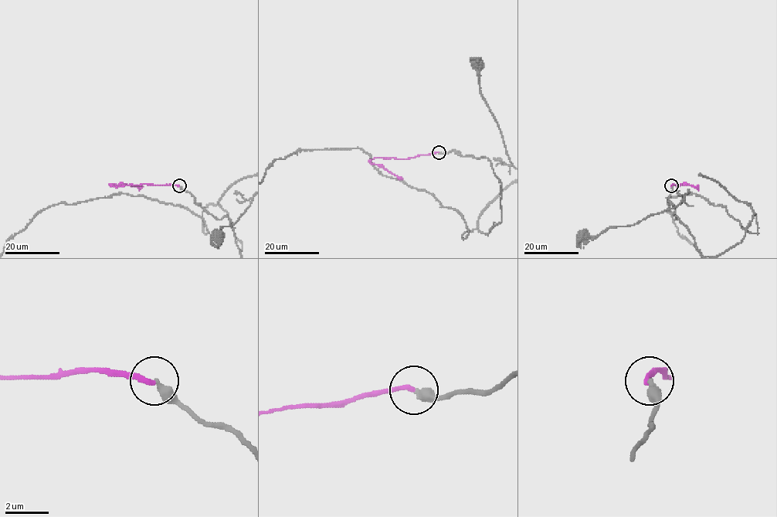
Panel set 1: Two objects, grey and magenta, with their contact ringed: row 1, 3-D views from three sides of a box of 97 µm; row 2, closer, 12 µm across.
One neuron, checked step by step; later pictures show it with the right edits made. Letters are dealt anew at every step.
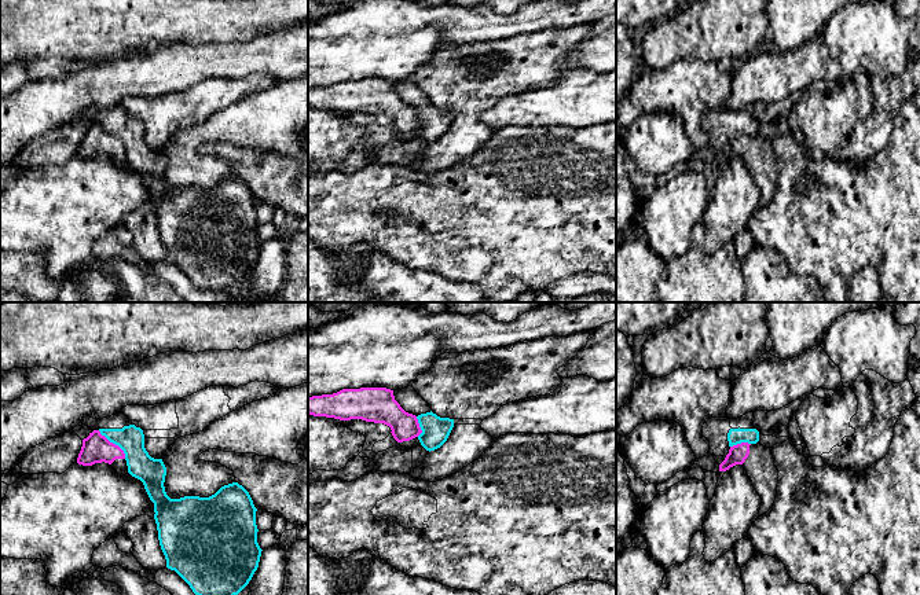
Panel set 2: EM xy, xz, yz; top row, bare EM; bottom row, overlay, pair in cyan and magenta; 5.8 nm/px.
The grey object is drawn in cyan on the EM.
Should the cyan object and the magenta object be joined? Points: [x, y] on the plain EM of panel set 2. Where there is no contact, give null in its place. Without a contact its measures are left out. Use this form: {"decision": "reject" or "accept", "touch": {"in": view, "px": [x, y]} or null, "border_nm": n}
{"decision": "reject", "touch": {"in": "xy", "px": [114, 135]}, "border_nm": 240}

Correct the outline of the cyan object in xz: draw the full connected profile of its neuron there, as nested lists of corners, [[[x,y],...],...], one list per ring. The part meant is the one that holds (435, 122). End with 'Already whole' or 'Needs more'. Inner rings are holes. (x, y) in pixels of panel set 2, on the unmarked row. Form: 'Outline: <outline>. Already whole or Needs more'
Outline: [[[413,78],[395,82],[393,88],[406,104],[417,109],[422,122],[418,132],[426,143],[435,143],[447,133],[454,120],[454,111],[440,110],[433,106],[429,96],[415,84]]]. Needs more

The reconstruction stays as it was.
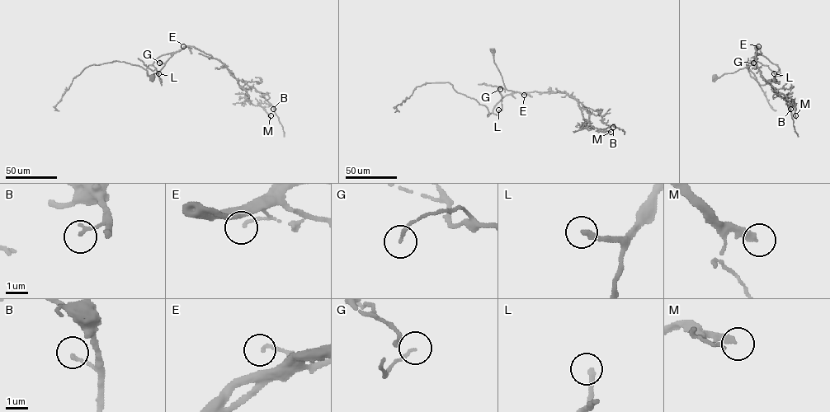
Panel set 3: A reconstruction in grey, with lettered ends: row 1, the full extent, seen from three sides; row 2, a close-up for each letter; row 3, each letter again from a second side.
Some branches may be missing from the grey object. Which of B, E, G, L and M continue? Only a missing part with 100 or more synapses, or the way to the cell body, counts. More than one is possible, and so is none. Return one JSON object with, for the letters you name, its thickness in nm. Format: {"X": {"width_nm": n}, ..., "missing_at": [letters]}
{"L": {"width_nm": 240}, "M": {"width_nm": 220}, "missing_at": ["L", "M"]}

